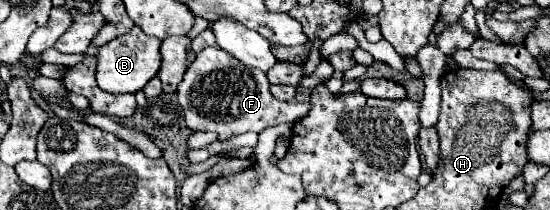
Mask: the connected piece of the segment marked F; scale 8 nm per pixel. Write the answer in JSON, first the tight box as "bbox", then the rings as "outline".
{"bbox":[177,46,309,140],"outline":[[[209,46],[195,56],[177,88],[177,96],[183,108],[185,124],[193,132],[217,132],[219,140],[227,140],[249,130],[261,132],[267,126],[283,122],[297,122],[309,112],[309,102],[299,104],[277,100],[269,92],[269,80],[263,70],[241,64],[233,54],[219,46]]]}

